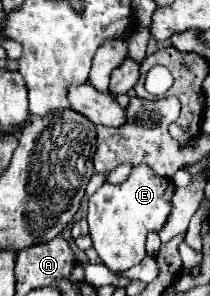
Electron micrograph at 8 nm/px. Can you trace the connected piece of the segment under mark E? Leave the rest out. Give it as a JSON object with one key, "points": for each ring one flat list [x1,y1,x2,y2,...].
{"points":[[146,164,132,166,130,176,122,184,104,182,94,196,88,198,88,226,90,238,102,262,114,272,124,272,146,256,146,236,160,232,172,214,174,196,172,178,158,176]]}

